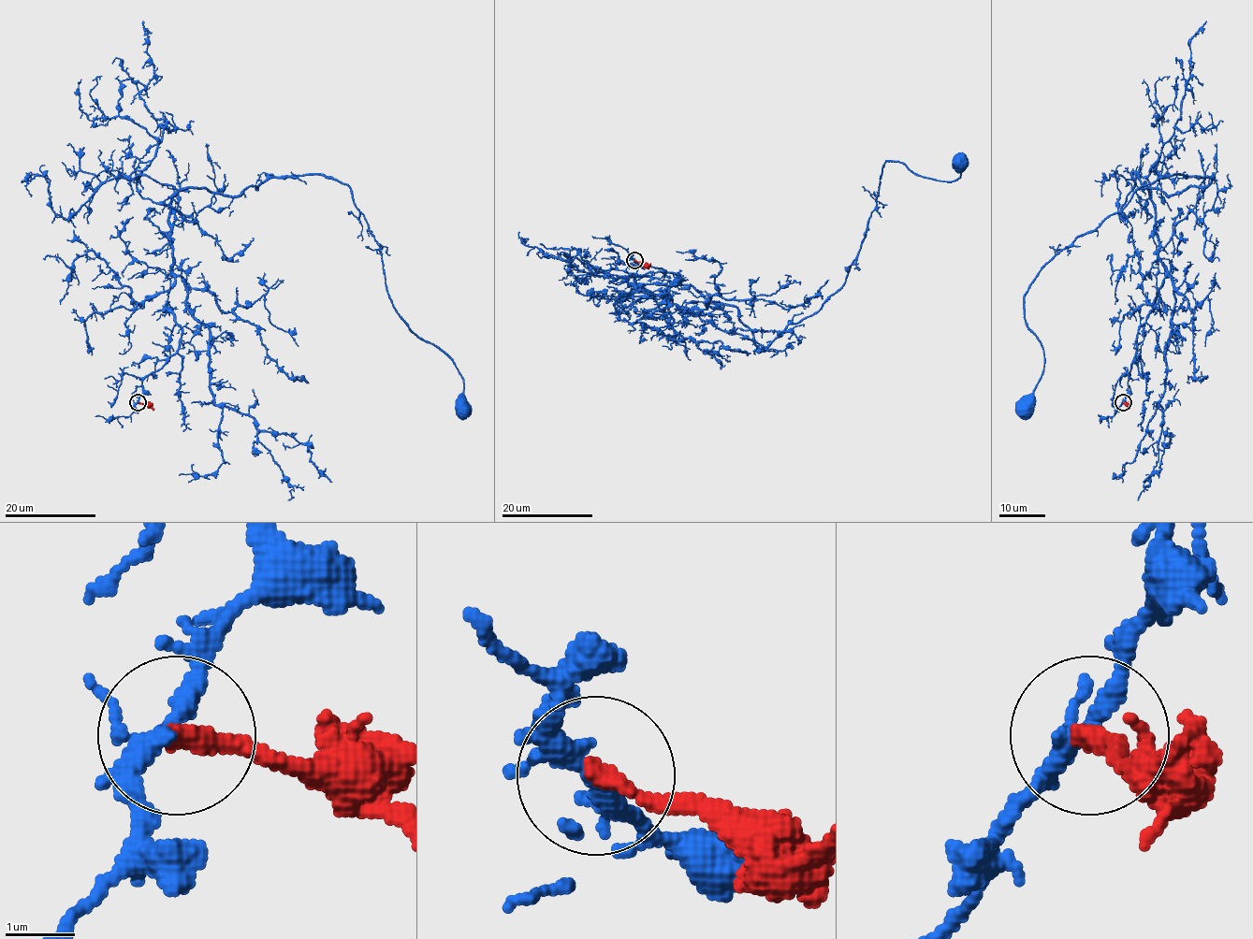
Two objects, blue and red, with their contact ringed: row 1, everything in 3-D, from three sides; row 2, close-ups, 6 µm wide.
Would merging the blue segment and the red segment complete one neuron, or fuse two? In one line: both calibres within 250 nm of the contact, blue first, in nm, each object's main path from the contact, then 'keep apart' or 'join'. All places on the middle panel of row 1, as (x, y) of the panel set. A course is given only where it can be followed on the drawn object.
calibres 240 and 280 nm; course blue (634, 260), (677, 275), (670, 303), (734, 306), (762, 349), (843, 283), (886, 161), (949, 181), (959, 162); course red (634, 260), (650, 264); keep apart

